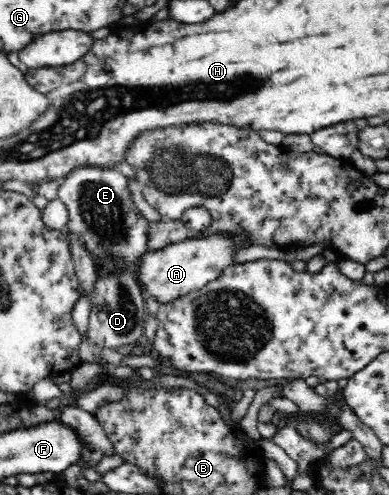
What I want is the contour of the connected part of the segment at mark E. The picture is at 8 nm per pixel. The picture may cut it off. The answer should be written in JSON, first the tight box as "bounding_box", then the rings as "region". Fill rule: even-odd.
{"bounding_box":[57,166,149,271],"region":[[[86,166],[72,170],[61,182],[57,191],[57,197],[67,207],[69,220],[66,225],[67,234],[74,234],[78,240],[82,240],[84,250],[96,261],[99,271],[126,269],[130,265],[141,261],[141,257],[148,252],[149,223],[132,200],[132,194],[128,189],[128,181],[122,173],[114,169],[100,169],[100,167]]]}

